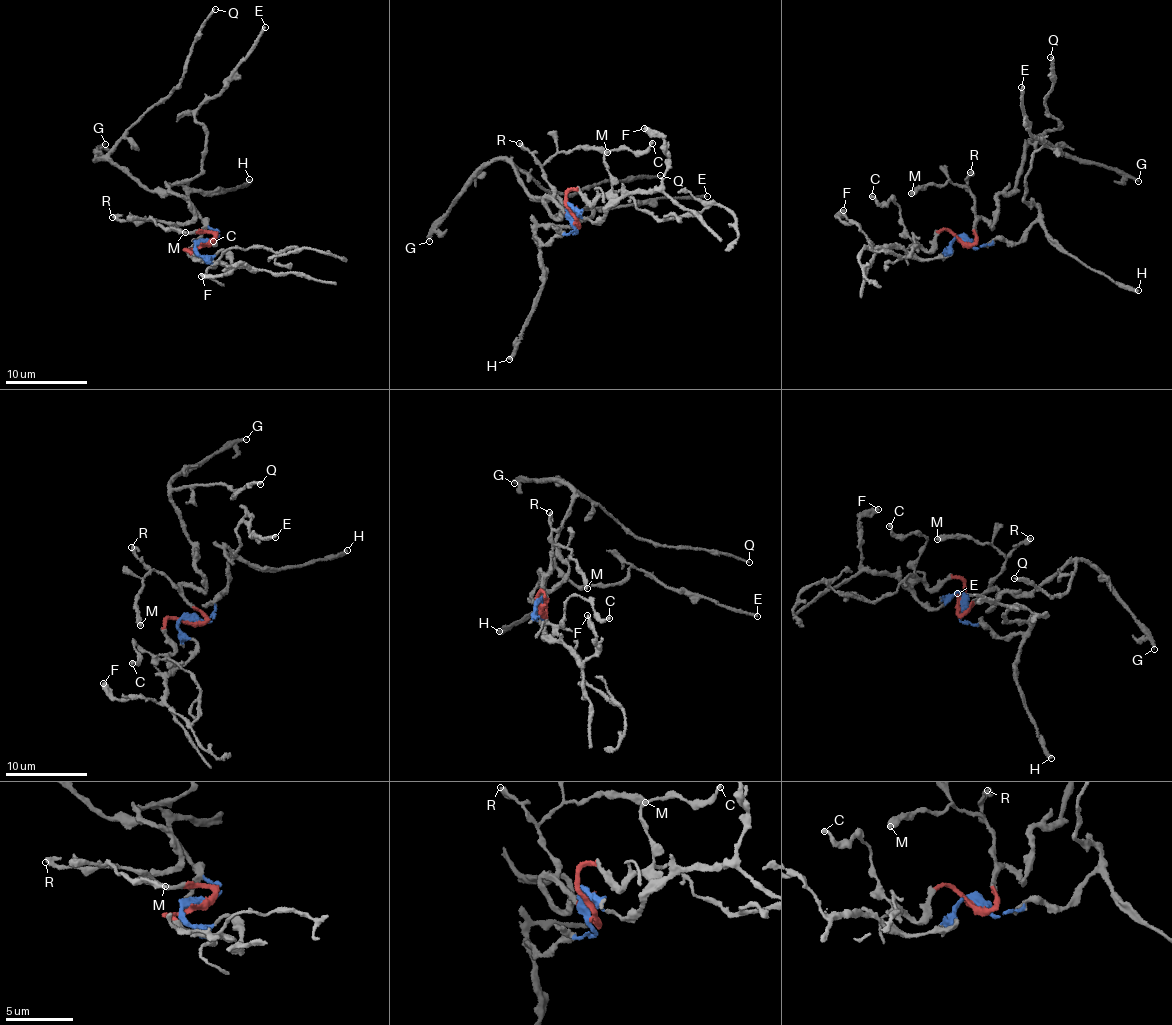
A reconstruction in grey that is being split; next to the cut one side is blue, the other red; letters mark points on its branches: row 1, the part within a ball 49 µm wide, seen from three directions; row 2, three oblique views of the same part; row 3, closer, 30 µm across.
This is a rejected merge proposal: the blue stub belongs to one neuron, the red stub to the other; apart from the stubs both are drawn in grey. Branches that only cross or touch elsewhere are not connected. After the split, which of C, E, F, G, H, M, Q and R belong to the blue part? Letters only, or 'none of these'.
E, F, H

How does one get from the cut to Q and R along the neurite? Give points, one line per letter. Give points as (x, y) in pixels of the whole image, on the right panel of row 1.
Q: (963, 241), (977, 238), (975, 222), (993, 224), (1025, 149), (1060, 123), (1045, 102), (1050, 56)
R: (963, 241), (973, 241), (977, 238), (977, 221), (967, 185), (970, 172)

